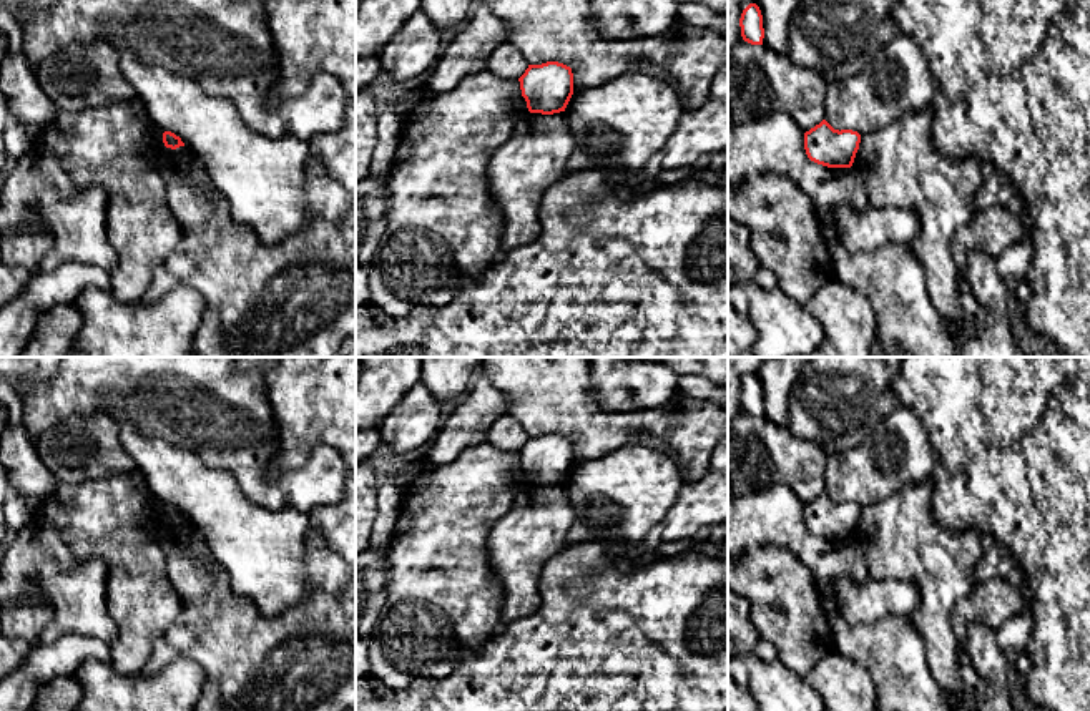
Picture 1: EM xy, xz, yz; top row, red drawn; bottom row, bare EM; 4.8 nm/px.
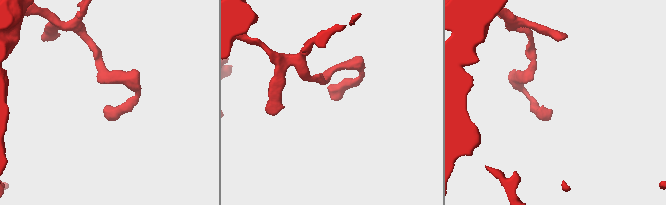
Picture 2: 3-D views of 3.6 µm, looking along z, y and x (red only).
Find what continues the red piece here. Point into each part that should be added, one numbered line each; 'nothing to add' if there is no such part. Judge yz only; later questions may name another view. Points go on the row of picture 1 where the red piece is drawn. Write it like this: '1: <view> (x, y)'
nothing to add

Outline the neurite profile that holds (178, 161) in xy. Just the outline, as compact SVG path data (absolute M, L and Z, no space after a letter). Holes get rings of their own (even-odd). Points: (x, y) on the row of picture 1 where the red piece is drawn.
M135 95L128 103L133 106L135 113L143 120L146 126L150 148L160 173L166 179L184 174L194 179L199 184L199 188L206 191L204 166L196 158L196 154L186 145L176 150L164 146L164 131L153 125L141 96Z

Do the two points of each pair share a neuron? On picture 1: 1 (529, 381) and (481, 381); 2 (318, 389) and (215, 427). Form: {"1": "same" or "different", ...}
{"1": "different", "2": "different"}

